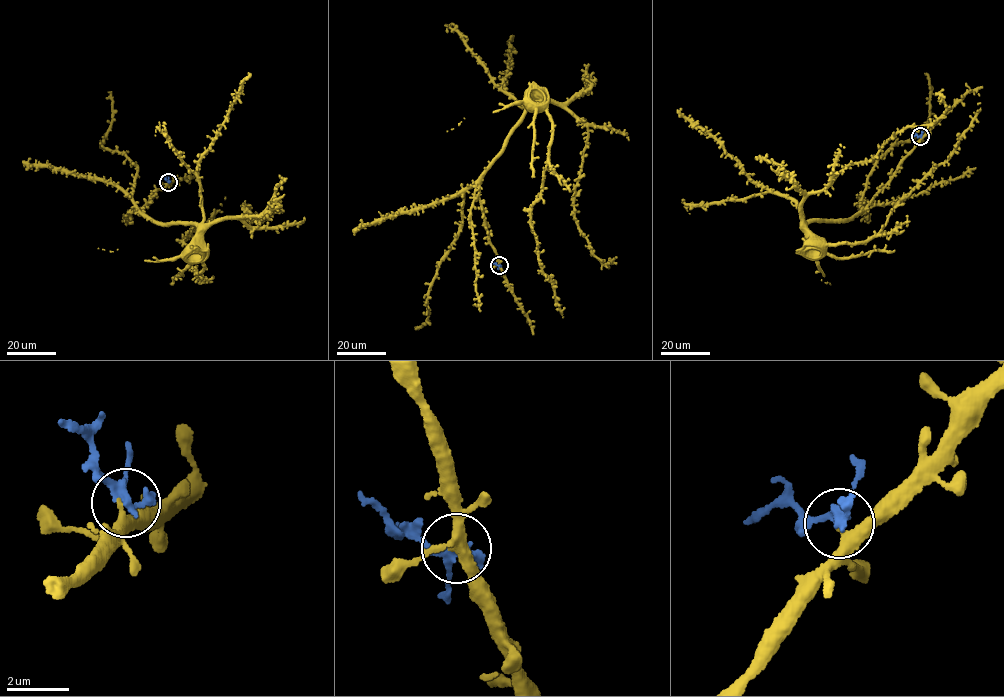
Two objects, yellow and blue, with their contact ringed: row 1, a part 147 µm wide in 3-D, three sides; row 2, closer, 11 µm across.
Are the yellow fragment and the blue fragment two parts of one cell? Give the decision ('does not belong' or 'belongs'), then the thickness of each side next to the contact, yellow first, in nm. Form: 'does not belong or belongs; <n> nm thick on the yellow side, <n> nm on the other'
does not belong; 280 nm thick on the yellow side, 280 nm on the other

